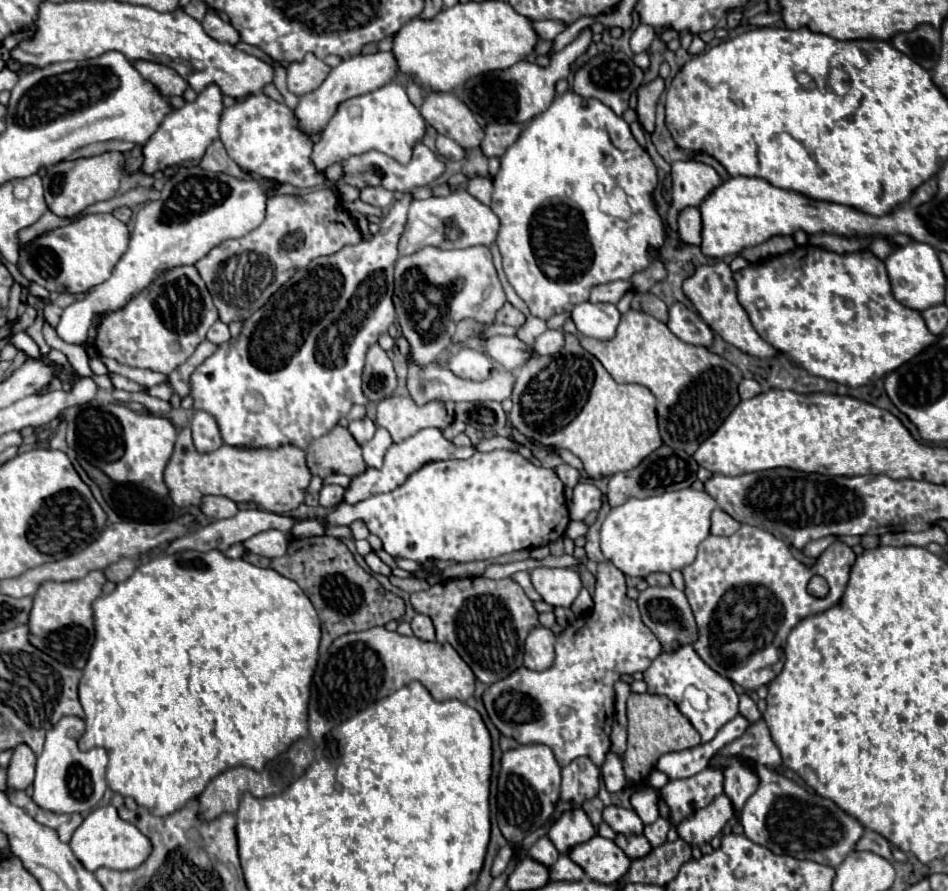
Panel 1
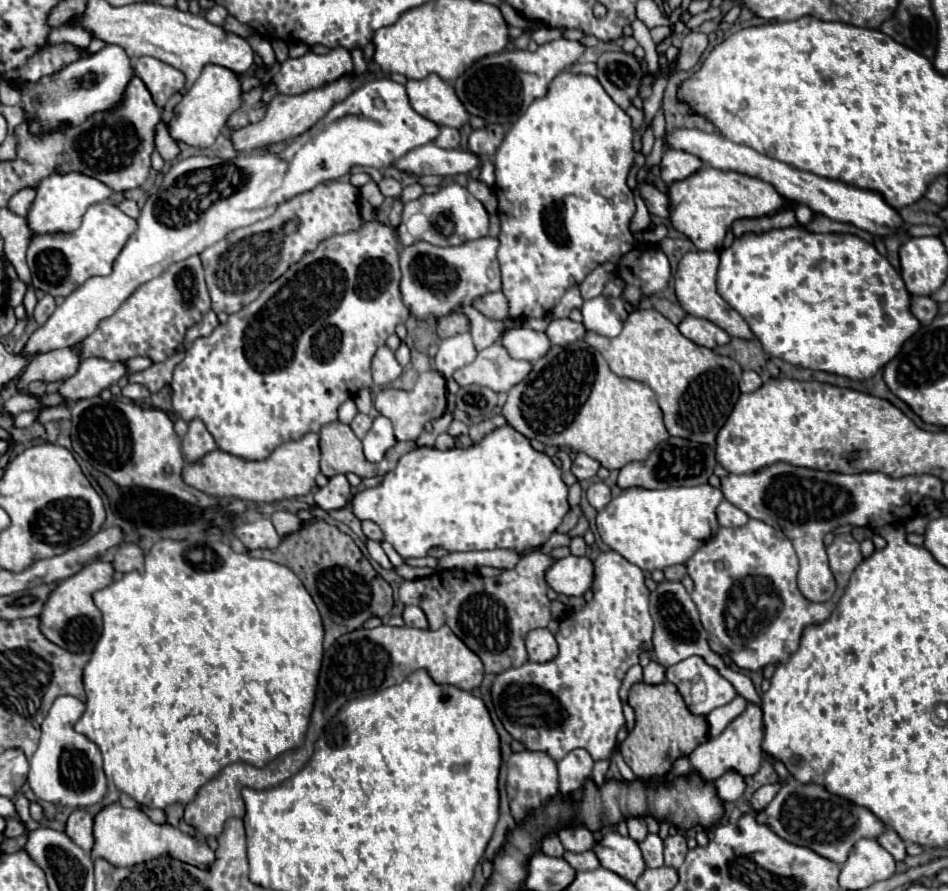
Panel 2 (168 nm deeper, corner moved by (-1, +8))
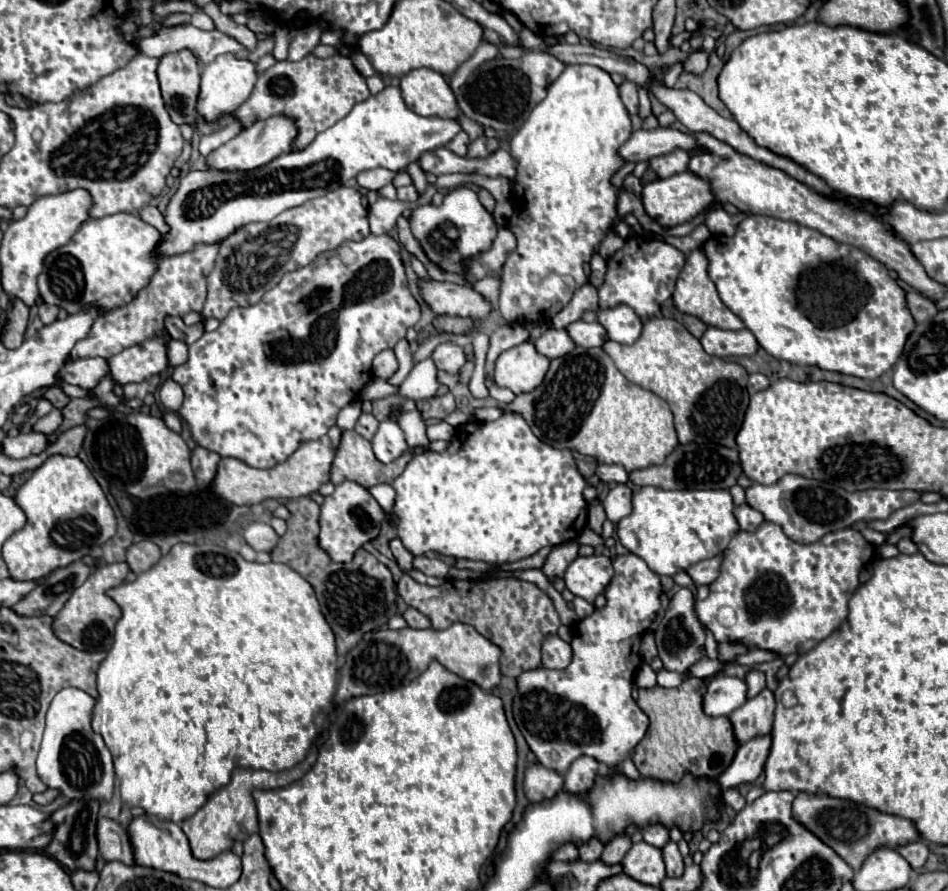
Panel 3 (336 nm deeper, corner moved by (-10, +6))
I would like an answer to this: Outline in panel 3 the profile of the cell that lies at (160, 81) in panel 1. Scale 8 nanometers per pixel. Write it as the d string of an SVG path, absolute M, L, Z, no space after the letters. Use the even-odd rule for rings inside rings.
M189 51L179 55L163 55L159 59L157 77L161 83L163 101L173 123L193 123L197 121L197 93L199 93L199 65Z

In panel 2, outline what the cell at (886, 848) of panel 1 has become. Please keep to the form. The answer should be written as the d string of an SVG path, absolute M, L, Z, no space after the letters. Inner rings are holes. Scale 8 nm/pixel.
M888 829L884 835L878 837L878 843L896 859L902 861L906 857L906 843L898 837L898 833L894 833L894 829Z

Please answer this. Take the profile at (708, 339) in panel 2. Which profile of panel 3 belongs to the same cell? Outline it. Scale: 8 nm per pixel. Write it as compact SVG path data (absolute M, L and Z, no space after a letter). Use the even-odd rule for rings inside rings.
M707 327L707 331L701 337L701 345L709 355L725 357L725 355L753 355L759 347L755 335L751 331L741 329L741 331L725 331L717 327Z

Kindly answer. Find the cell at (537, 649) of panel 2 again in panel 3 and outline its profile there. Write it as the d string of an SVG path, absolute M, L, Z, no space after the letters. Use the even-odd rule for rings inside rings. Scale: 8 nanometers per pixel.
M547 635L541 647L543 667L565 669L571 663L571 647L559 635Z

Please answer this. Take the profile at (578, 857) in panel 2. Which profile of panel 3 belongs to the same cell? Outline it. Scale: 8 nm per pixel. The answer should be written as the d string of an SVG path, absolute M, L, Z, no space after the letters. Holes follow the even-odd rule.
M617 835L617 837L613 837L607 845L605 845L605 849L603 849L603 853L601 853L601 861L605 863L605 865L617 865L621 859L623 859L623 855L627 853L627 849L631 847L631 839L629 837L625 837L625 835Z

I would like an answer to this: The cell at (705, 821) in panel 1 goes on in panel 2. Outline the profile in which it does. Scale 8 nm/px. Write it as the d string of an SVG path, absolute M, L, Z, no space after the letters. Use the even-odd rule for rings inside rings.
M726 771L722 777L714 781L714 785L722 801L736 801L746 789L746 781L738 771Z

